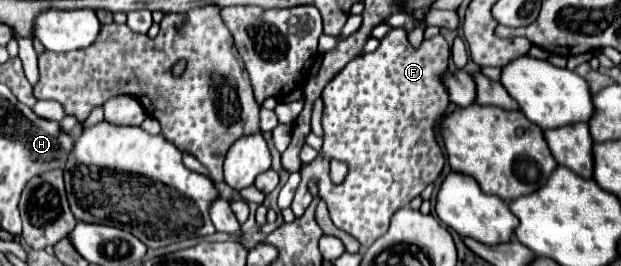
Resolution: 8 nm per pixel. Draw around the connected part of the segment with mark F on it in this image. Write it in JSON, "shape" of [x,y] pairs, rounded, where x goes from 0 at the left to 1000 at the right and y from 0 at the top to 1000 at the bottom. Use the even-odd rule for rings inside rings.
{"shape":[[[649,102],[630,109],[601,199],[578,207],[562,229],[517,350],[520,372],[520,545],[510,590],[501,613],[488,613],[485,688],[478,703],[472,748],[472,801],[485,816],[501,763],[501,726],[494,718],[498,673],[514,680],[514,748],[527,763],[533,831],[539,853],[568,883],[581,929],[601,921],[626,861],[626,823],[646,778],[655,778],[691,688],[697,688],[713,635],[713,568],[700,530],[700,462],[720,417],[720,335],[707,312],[710,282],[720,267],[723,229],[723,169],[713,139],[681,147],[681,162],[668,184],[655,154],[655,117]],[[552,598],[562,620],[562,658],[552,695],[536,695],[530,673],[530,605]]]}

